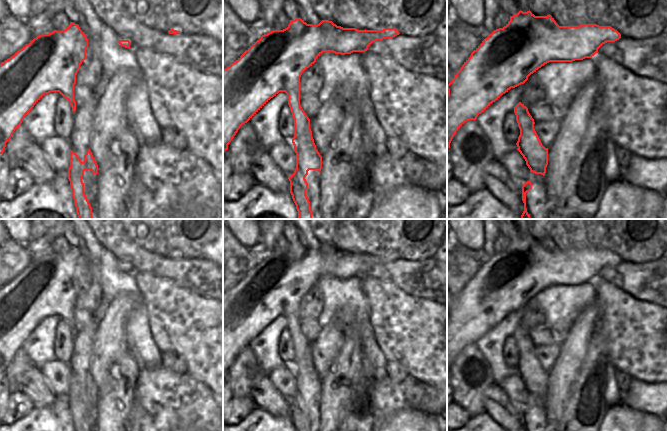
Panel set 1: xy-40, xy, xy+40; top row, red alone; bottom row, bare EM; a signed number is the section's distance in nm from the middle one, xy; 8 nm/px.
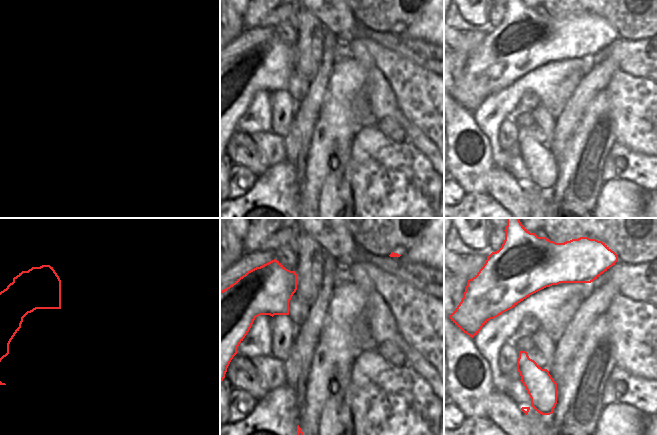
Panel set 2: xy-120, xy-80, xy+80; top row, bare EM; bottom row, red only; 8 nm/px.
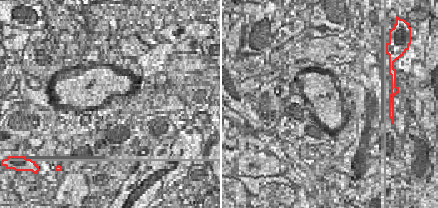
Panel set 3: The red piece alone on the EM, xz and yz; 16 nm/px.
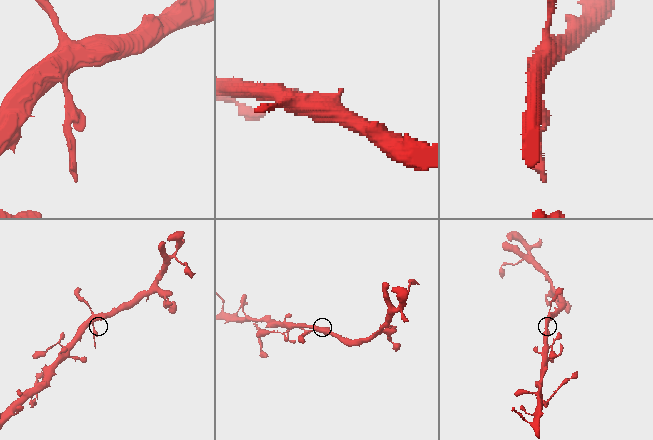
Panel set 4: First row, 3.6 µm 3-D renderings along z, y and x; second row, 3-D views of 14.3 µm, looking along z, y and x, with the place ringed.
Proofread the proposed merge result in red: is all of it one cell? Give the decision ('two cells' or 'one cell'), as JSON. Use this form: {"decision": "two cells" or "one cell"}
{"decision": "one cell"}

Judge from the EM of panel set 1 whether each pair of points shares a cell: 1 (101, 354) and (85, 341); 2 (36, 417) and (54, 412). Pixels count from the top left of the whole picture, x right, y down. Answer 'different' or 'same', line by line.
1: different
2: same

